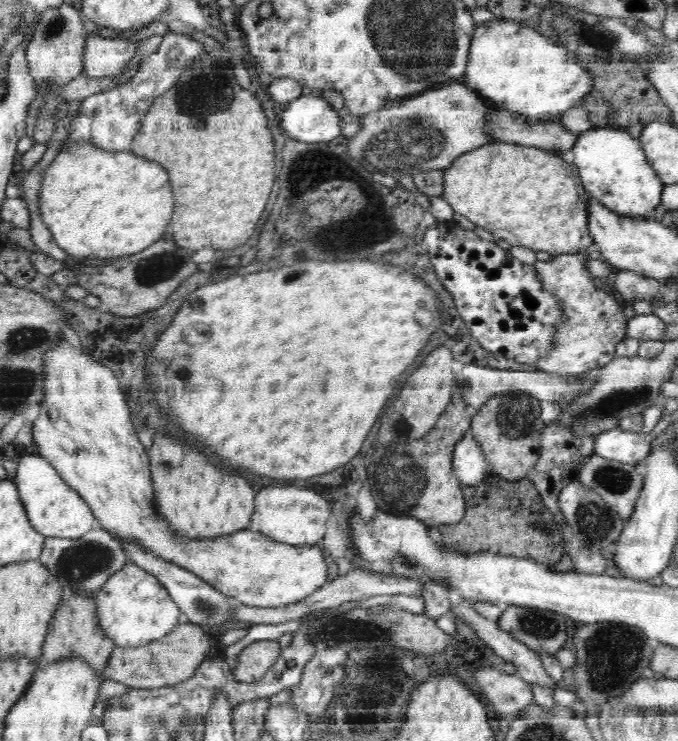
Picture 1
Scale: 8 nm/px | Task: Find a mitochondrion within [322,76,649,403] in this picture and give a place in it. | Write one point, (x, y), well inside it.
(415, 141)

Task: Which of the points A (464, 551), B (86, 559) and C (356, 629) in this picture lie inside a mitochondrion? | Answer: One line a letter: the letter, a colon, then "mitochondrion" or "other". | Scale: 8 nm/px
A: other
B: mitochondrion
C: mitochondrion

